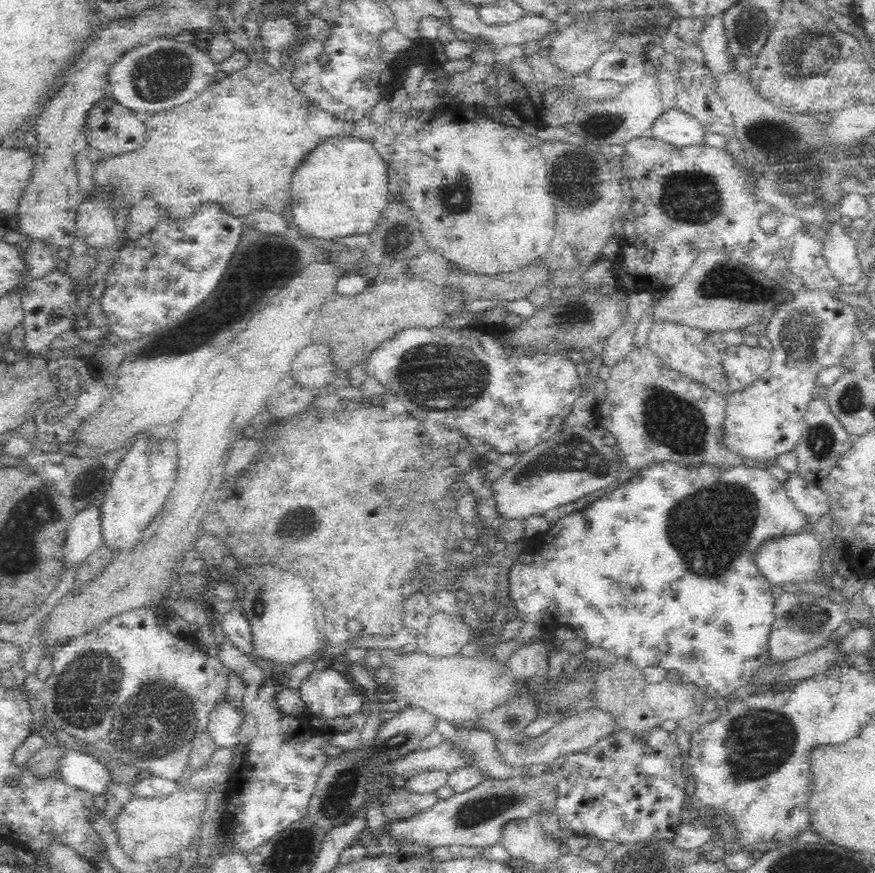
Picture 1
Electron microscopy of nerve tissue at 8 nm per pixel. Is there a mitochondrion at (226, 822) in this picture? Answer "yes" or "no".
no

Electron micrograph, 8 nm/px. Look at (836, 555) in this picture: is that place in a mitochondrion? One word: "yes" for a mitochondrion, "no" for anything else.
no

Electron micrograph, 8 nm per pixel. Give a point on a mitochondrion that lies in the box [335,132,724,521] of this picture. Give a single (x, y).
(438, 377)

